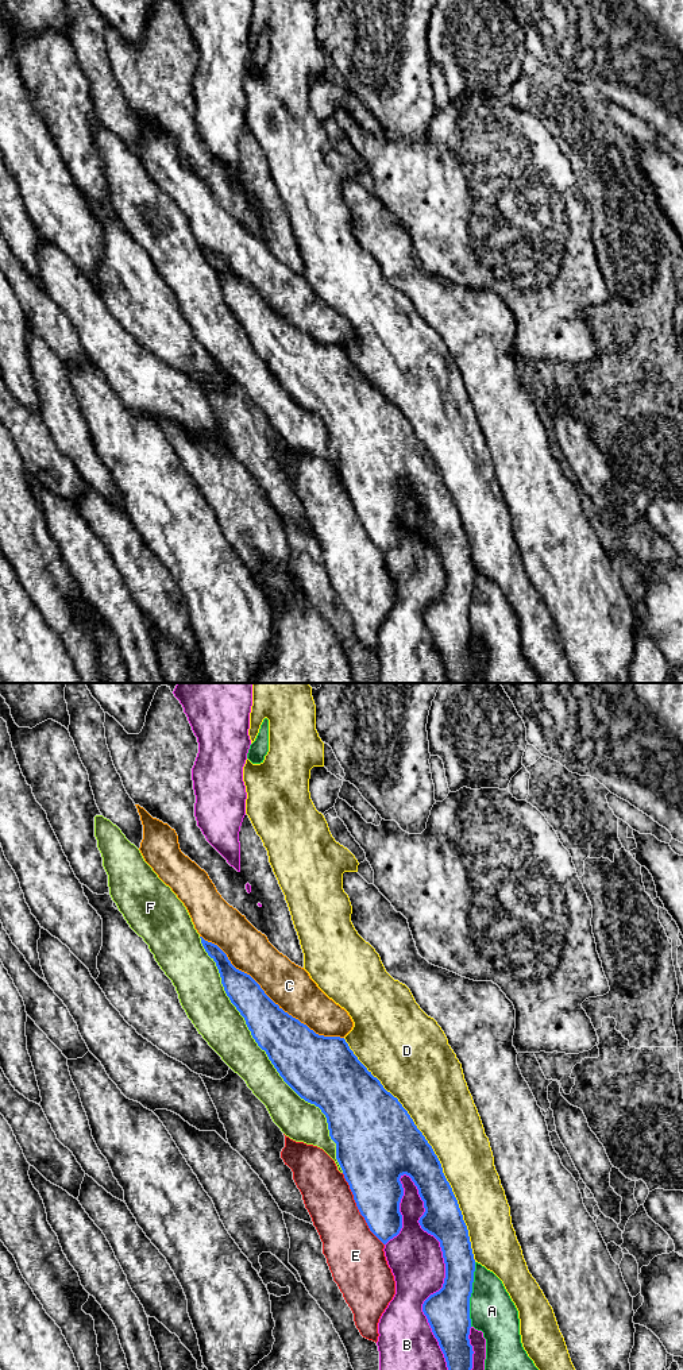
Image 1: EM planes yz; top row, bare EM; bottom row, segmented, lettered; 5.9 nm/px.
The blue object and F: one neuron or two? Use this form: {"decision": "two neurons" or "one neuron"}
{"decision": "two neurons"}

